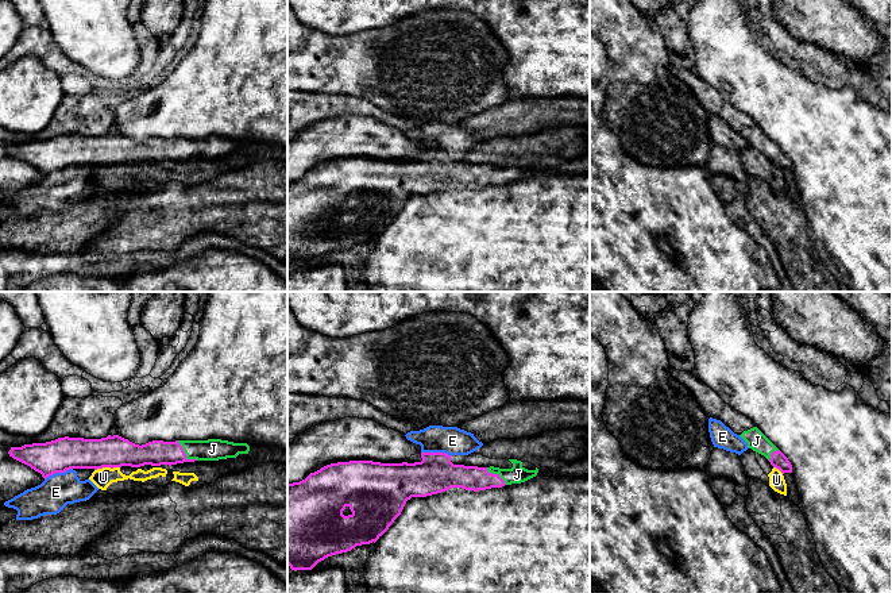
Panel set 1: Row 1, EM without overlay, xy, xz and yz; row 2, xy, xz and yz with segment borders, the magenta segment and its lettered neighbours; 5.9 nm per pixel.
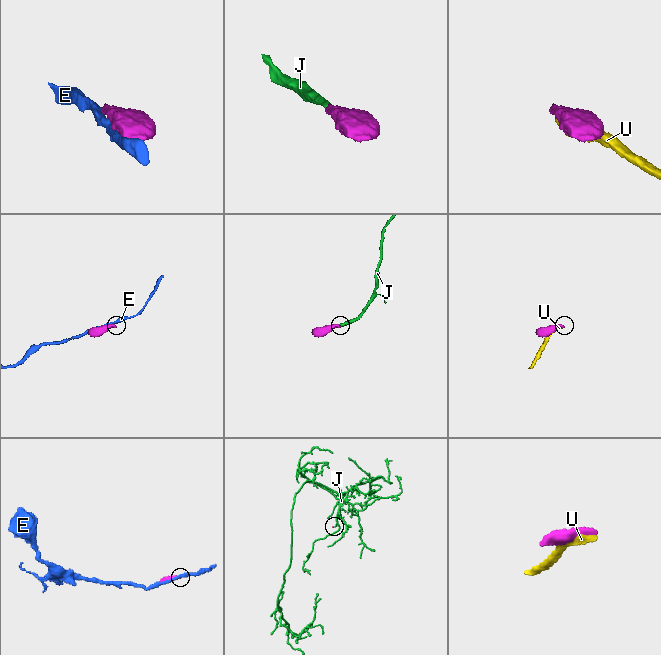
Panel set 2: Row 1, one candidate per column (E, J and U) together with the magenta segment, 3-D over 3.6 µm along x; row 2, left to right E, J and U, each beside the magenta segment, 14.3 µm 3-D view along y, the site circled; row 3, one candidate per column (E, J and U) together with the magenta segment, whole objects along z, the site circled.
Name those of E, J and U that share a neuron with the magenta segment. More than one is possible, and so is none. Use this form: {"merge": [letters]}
{"merge": ["J"]}

